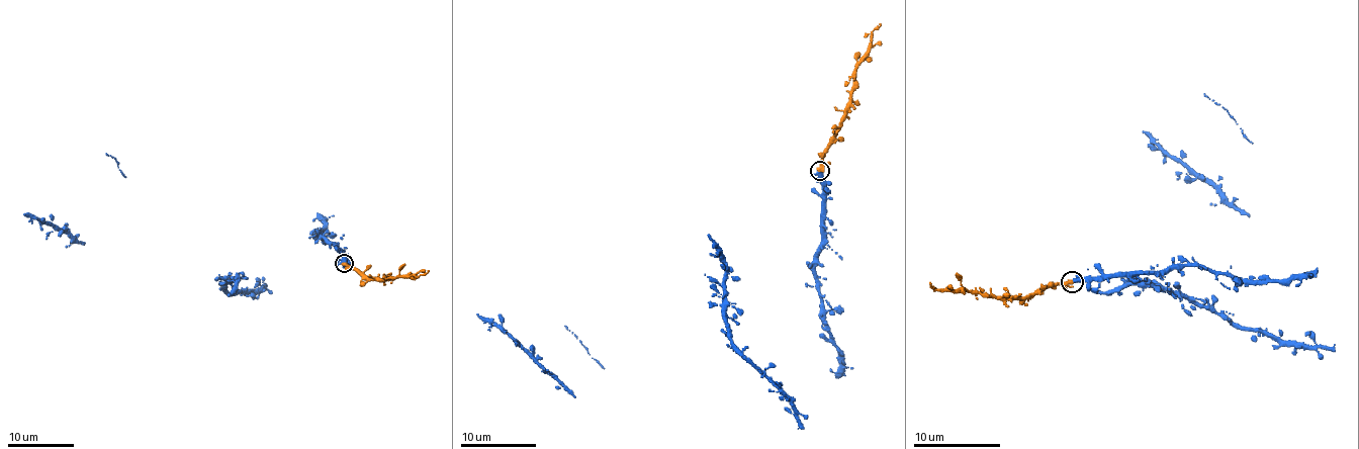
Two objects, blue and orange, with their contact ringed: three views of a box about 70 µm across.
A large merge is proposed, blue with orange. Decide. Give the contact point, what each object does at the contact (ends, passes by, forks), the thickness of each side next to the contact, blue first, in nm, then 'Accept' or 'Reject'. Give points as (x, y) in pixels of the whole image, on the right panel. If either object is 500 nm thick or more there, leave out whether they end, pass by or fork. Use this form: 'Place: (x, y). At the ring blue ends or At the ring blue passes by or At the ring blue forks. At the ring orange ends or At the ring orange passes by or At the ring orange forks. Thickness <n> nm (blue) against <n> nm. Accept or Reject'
Place: (1072, 281). At the ring blue passes by. At the ring orange passes by. Thickness 320 nm (blue) against 300 nm. Accept

